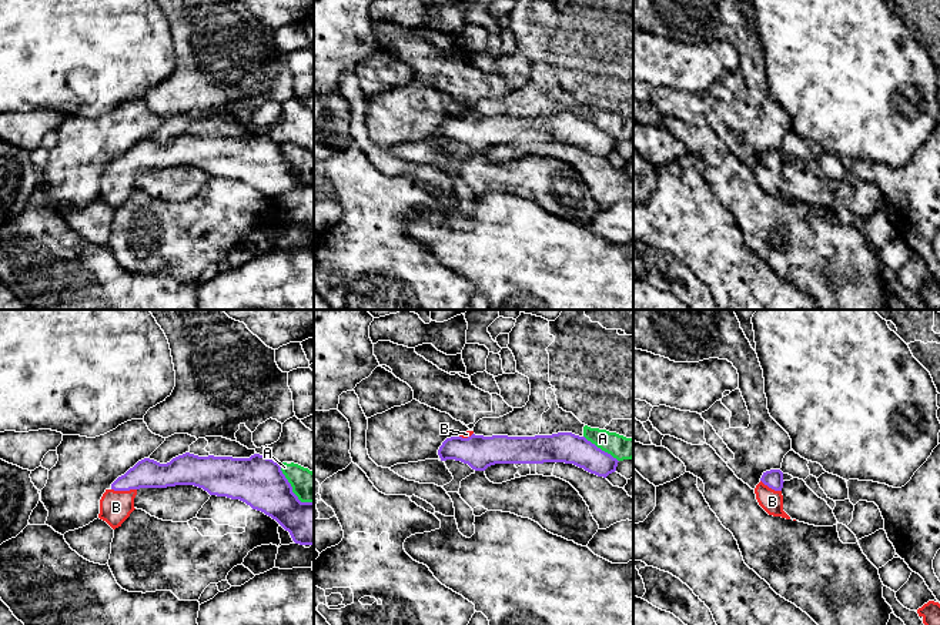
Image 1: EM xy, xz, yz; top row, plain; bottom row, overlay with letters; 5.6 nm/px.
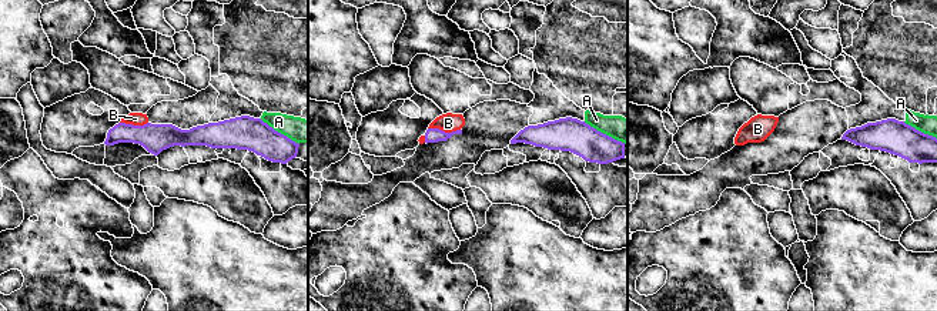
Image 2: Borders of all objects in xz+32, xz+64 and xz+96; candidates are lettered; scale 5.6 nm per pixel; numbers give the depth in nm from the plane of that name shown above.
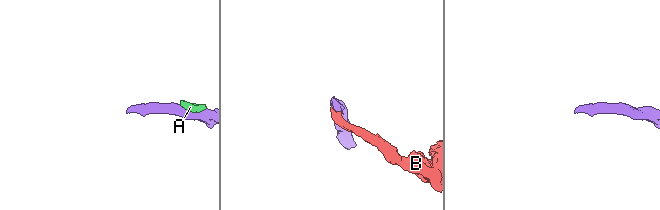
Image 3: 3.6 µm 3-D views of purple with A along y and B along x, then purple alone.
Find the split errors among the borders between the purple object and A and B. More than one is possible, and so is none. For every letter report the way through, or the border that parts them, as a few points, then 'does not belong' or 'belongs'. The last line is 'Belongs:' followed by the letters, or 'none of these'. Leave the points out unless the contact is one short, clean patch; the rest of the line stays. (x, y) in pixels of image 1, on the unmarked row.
A: along xz (584, 116), (618, 141) | does not belong
B: across xy (147, 153), (137, 157), (124, 170), (116, 187) | belongs
Belongs: B

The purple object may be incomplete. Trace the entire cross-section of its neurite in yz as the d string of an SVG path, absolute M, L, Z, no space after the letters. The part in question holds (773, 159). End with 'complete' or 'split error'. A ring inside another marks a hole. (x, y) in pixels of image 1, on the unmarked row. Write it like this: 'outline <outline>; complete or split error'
outline M770 150L763 153L760 163L755 168L759 186L773 197L790 200L783 191L783 153L780 150Z; split error

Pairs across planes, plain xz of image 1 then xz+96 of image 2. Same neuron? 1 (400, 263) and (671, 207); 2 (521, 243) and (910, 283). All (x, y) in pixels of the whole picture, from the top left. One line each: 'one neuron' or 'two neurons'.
1: two neurons
2: one neuron

